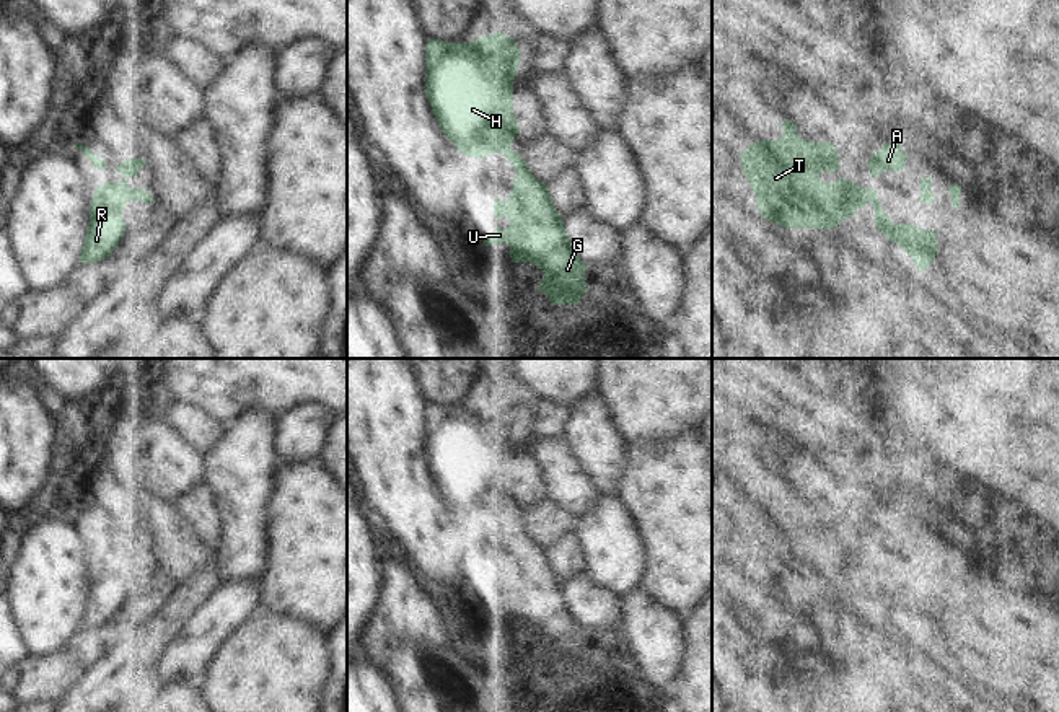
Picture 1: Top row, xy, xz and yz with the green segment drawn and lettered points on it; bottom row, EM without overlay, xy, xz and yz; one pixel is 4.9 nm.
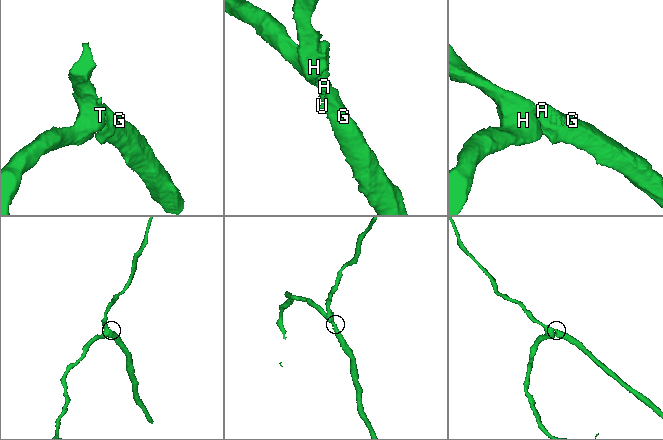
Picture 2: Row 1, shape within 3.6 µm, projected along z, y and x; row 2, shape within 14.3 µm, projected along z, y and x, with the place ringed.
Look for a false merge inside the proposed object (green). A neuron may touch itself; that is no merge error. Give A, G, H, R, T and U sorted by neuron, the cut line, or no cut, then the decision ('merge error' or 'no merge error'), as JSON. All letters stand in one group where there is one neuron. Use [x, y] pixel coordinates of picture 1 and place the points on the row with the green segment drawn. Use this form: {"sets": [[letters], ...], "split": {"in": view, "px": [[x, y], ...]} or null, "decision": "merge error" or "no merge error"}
{"sets": [["A", "G", "H", "R", "T", "U"]], "split": null, "decision": "no merge error"}

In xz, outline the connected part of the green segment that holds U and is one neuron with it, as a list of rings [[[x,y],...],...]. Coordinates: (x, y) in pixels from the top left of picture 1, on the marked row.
[[[499,31],[490,36],[482,36],[472,42],[445,42],[430,39],[425,47],[425,60],[425,93],[432,112],[446,138],[451,140],[453,145],[466,156],[486,158],[492,153],[503,153],[516,171],[510,197],[505,202],[502,199],[494,200],[494,217],[502,218],[507,215],[510,225],[505,231],[502,228],[495,228],[492,235],[486,235],[484,244],[490,246],[507,243],[510,246],[512,262],[533,262],[539,267],[544,279],[538,290],[544,292],[552,305],[578,305],[583,293],[590,290],[585,283],[587,264],[570,246],[562,215],[552,204],[549,187],[539,182],[530,171],[526,161],[510,148],[516,134],[521,130],[513,112],[513,81],[521,62],[515,39]]]

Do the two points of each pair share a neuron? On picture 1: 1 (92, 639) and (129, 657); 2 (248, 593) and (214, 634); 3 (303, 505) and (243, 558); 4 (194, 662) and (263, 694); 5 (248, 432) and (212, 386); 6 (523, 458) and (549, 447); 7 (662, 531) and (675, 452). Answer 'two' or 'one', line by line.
1: two
2: one
3: two
4: two
5: two
6: two
7: one

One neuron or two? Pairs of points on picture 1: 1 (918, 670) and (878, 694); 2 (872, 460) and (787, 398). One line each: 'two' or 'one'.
1: two
2: one

